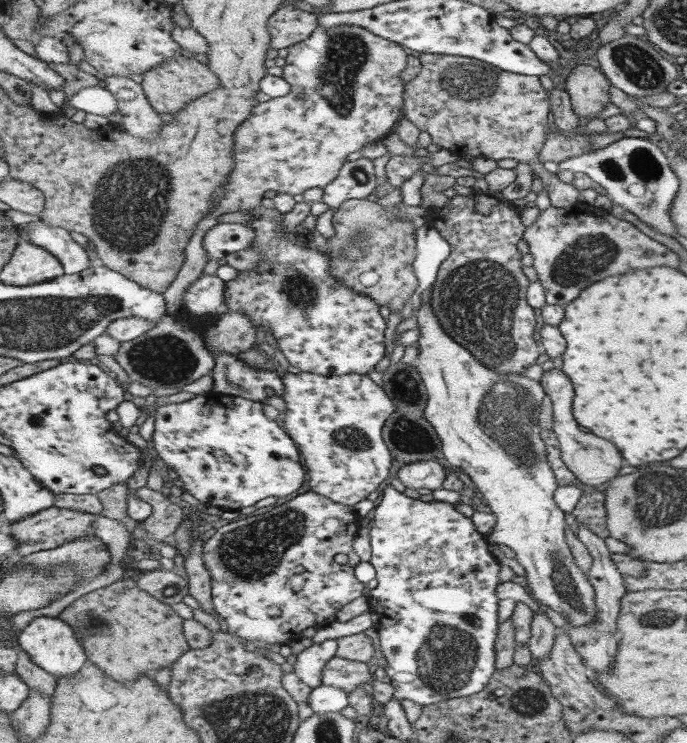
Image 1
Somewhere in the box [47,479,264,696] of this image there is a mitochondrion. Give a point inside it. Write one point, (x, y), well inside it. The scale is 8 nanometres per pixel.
(94, 624)

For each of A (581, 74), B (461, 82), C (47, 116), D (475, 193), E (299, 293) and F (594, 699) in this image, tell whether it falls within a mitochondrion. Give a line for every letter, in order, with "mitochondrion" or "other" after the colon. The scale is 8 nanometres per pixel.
A: other
B: mitochondrion
C: other
D: other
E: mitochondrion
F: other

